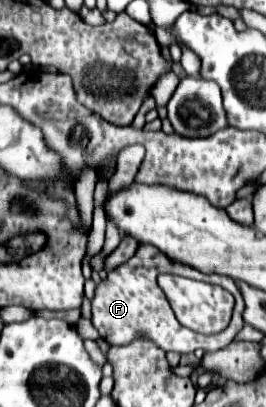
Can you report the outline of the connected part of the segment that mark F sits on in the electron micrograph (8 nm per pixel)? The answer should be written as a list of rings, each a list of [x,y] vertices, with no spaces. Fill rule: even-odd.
[[[140,243],[136,253],[126,263],[122,263],[116,271],[108,273],[108,279],[96,287],[96,295],[92,301],[92,323],[98,329],[100,337],[104,341],[108,341],[110,345],[128,345],[130,341],[144,337],[144,339],[152,341],[154,345],[158,345],[162,351],[194,353],[196,349],[218,351],[218,349],[226,347],[244,325],[242,311],[244,311],[244,301],[242,301],[242,295],[240,295],[234,279],[222,277],[218,273],[198,273],[198,269],[190,269],[190,267],[182,265],[180,261],[170,261],[170,257],[166,257],[166,253],[162,253],[160,249],[154,249],[154,245],[142,245]],[[162,273],[180,275],[180,277],[188,277],[188,279],[206,281],[212,285],[226,287],[226,291],[230,291],[236,299],[230,325],[222,333],[216,333],[216,335],[200,335],[196,331],[182,327],[178,323],[166,295],[162,293],[162,289],[156,281],[158,275],[162,275]]]

